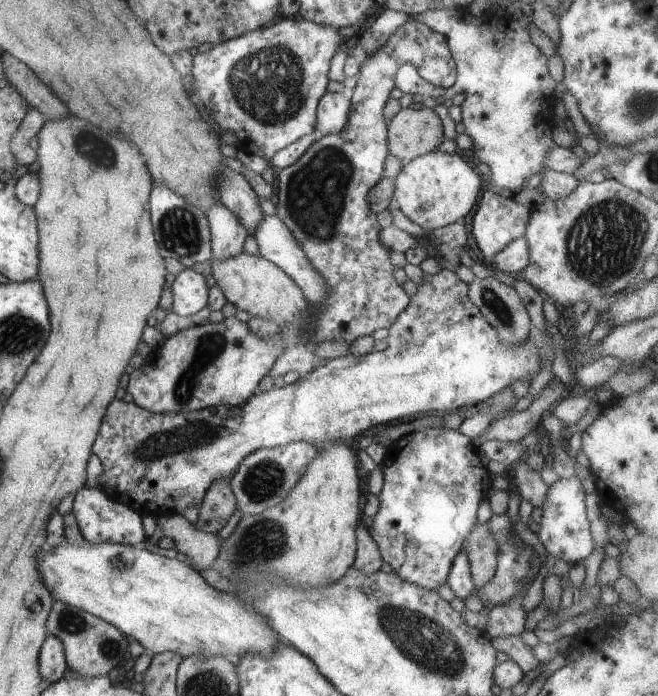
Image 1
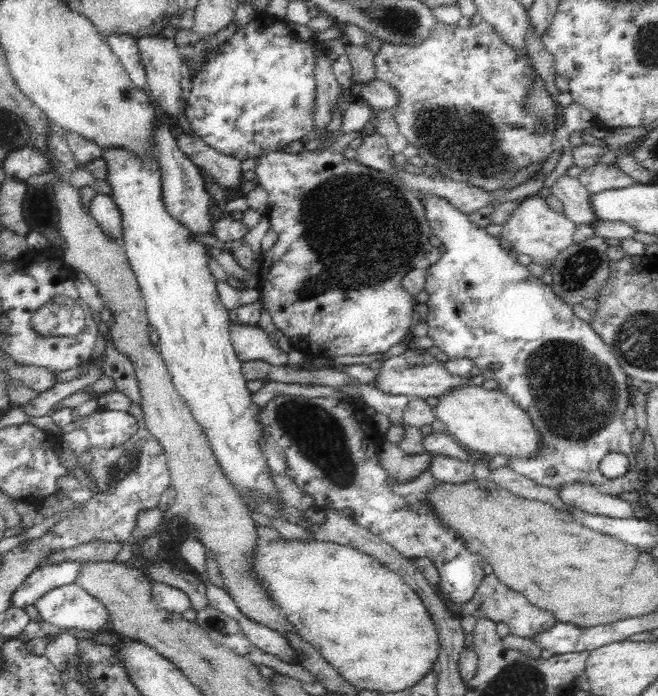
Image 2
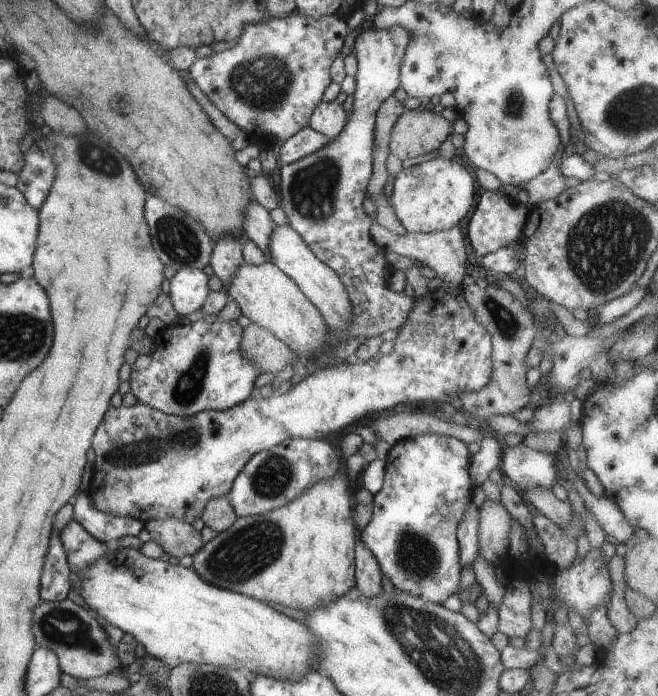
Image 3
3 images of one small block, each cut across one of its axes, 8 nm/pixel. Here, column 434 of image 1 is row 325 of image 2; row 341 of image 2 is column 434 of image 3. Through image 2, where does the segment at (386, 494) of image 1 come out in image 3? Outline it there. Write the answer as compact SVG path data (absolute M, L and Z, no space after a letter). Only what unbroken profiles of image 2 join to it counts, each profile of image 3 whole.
M427 433L411 437L410 439L402 440L396 445L392 445L389 451L388 457L385 461L385 482L383 488L373 496L372 501L372 520L368 522L368 525L364 530L358 531L358 538L361 542L374 554L378 565L380 566L383 576L388 577L390 582L396 589L411 593L414 596L421 597L430 603L443 604L443 602L452 594L458 593L460 590L460 575L462 574L462 568L459 558L459 543L457 540L457 531L459 525L462 523L463 517L471 506L471 499L476 486L472 483L470 478L469 468L471 463L472 454L468 450L468 446L457 440L456 438L447 435L438 435L433 433Z

